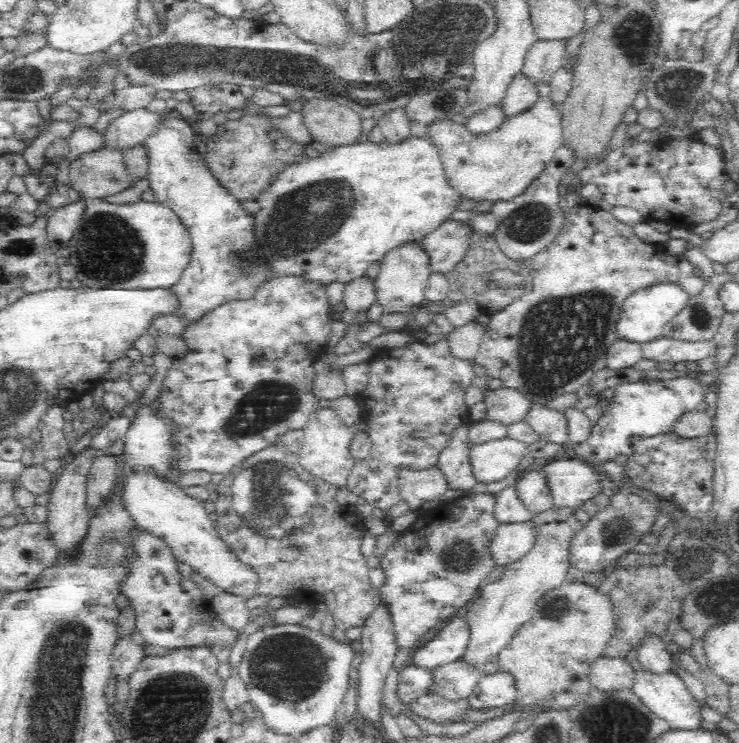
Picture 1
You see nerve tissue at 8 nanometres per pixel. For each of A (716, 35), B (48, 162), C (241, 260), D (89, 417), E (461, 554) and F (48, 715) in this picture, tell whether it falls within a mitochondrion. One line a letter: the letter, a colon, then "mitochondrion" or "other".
A: other
B: other
C: mitochondrion
D: other
E: mitochondrion
F: mitochondrion

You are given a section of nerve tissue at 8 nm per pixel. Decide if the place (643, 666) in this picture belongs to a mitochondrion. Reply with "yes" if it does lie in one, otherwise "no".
no

